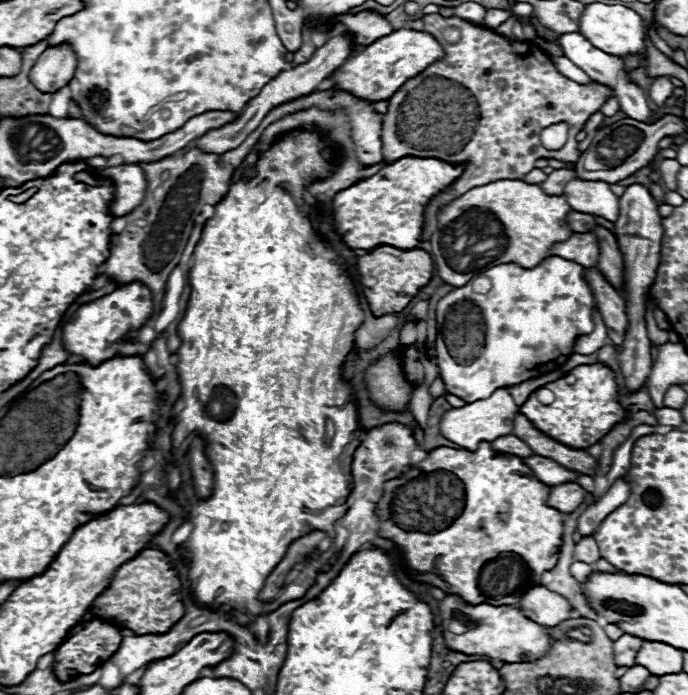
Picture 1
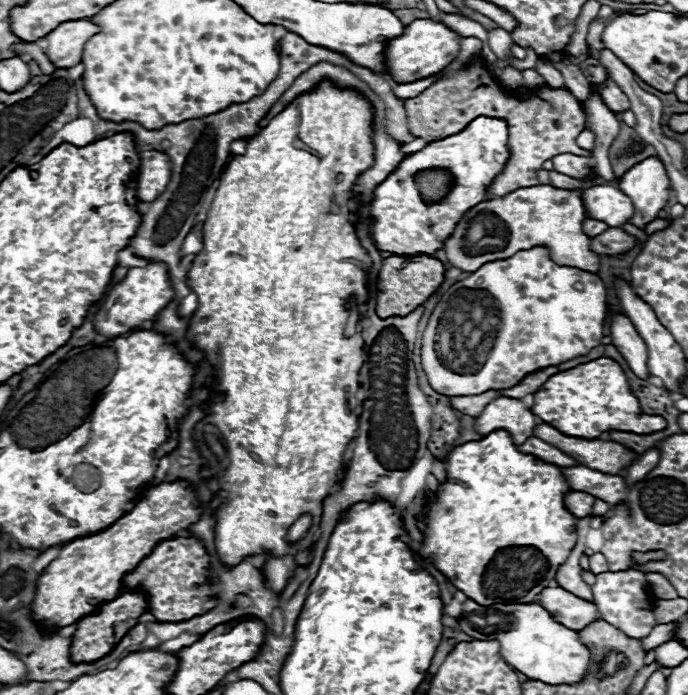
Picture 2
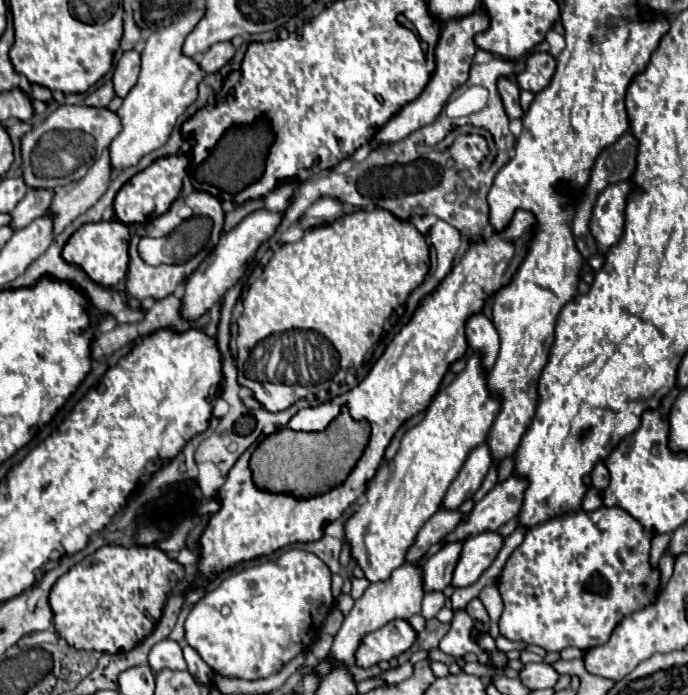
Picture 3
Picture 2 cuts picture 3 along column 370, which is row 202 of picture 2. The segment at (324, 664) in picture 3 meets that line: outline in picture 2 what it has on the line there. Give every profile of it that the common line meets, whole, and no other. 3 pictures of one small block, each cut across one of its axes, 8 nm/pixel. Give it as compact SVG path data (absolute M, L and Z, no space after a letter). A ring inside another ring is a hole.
M592 186L584 190L584 208L590 218L602 220L608 226L622 226L634 214L630 198L616 186Z

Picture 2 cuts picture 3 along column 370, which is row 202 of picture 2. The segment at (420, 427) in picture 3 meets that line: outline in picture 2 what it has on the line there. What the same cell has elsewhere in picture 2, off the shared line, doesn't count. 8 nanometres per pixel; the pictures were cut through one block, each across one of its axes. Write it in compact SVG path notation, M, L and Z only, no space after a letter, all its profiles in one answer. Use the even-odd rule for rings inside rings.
M546 184L538 186L528 186L528 188L516 188L508 192L506 196L492 196L482 202L478 202L470 212L462 216L458 222L456 230L446 238L442 250L446 252L448 264L462 270L462 272L476 272L482 264L494 262L494 260L504 260L516 254L518 250L530 250L534 246L544 246L550 252L550 258L558 266L572 266L580 268L586 272L596 272L598 270L598 260L590 250L590 238L582 232L582 222L586 216L582 216L582 190L562 190Z

